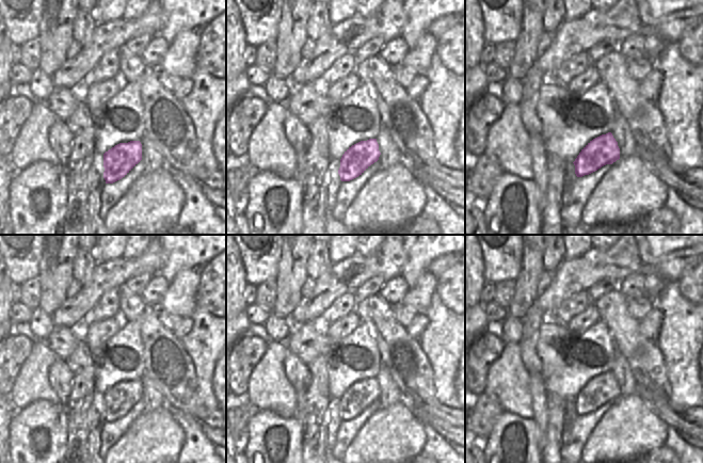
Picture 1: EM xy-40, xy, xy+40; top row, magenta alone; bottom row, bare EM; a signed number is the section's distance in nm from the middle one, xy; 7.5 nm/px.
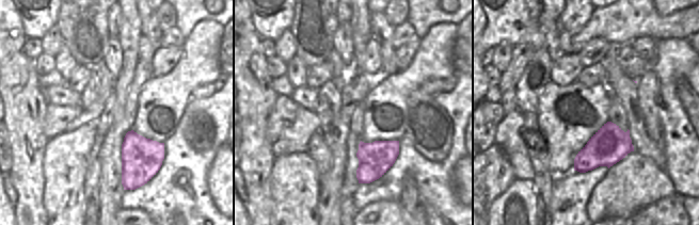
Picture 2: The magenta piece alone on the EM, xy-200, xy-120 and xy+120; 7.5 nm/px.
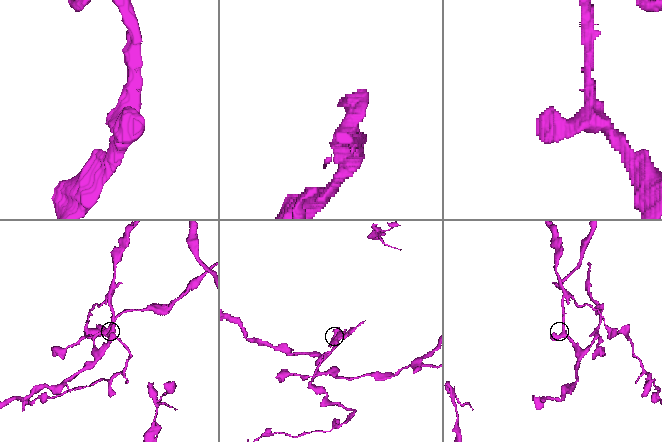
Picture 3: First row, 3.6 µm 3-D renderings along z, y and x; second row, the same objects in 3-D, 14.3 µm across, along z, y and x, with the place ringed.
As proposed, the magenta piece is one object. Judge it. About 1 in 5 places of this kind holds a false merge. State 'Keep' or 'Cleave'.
Keep.

